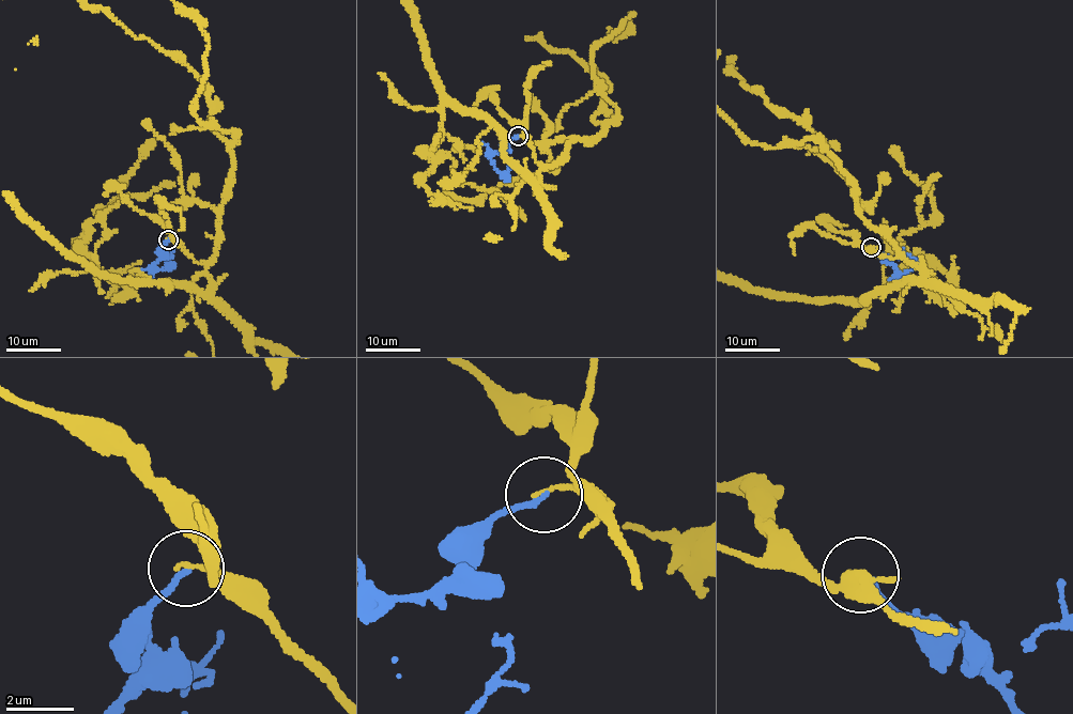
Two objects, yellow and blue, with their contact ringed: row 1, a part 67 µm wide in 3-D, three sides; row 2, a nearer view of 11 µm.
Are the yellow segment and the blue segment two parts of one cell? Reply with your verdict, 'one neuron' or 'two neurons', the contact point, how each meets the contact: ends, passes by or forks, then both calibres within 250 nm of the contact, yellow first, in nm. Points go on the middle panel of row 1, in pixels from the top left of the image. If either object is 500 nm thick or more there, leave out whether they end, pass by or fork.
two neurons; place (518, 136); yellow ends; blue ends; calibres 130 and 160 nm

